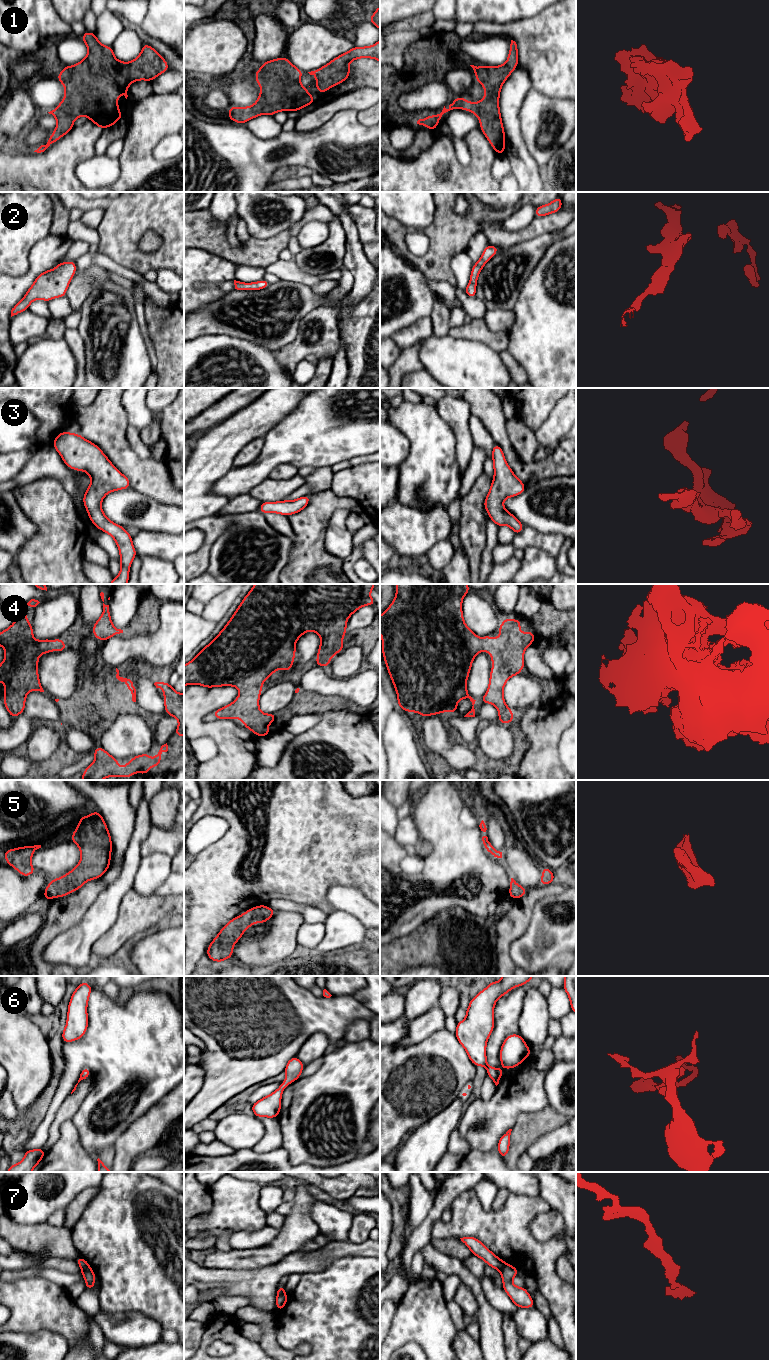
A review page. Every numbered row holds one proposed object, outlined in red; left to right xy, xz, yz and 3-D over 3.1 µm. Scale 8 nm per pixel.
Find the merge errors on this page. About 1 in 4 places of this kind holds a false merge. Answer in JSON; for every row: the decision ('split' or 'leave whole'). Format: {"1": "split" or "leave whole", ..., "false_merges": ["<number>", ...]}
{"1": "leave whole", "2": "leave whole", "3": "leave whole", "4": "leave whole", "5": "leave whole", "6": "leave whole", "7": "split", "false_merges": ["7"]}

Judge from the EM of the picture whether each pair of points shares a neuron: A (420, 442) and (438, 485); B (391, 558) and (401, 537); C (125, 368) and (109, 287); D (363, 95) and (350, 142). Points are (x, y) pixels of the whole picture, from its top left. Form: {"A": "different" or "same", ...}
{"A": "same", "B": "different", "C": "same", "D": "different"}

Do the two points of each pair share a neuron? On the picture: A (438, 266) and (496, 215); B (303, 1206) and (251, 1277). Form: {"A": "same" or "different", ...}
{"A": "same", "B": "different"}

